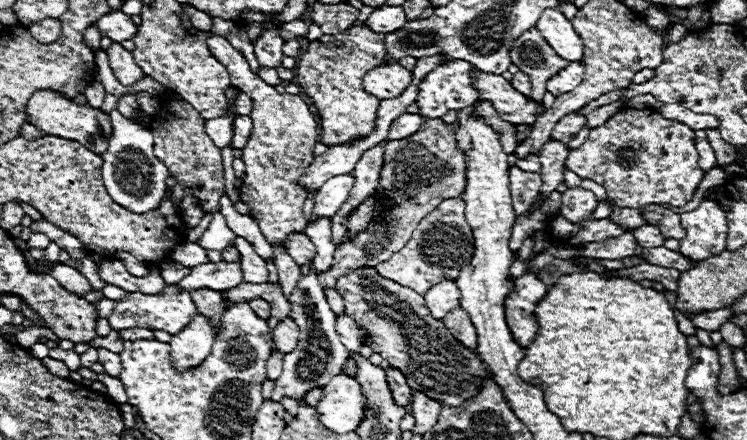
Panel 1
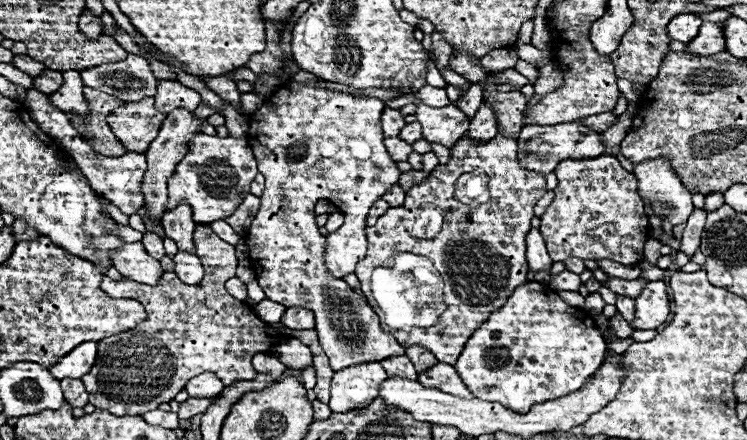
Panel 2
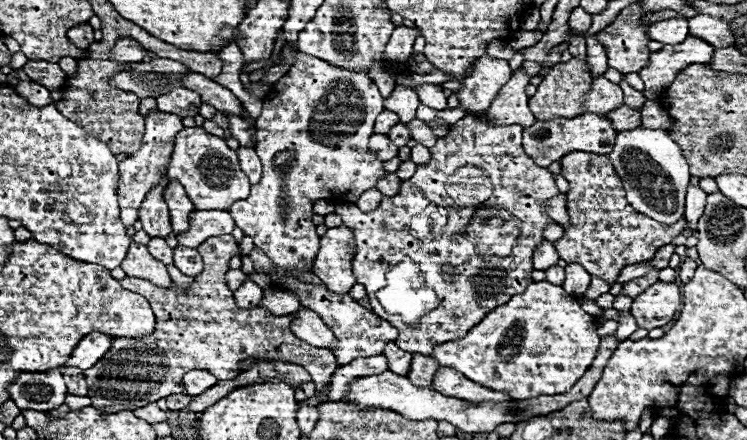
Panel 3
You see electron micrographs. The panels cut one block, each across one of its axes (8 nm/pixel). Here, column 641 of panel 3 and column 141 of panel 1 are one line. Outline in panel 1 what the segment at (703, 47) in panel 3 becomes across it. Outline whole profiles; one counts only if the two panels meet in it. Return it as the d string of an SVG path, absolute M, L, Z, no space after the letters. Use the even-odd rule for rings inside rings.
M112 44L108 50L108 60L110 60L110 68L116 76L116 80L122 84L122 86L132 86L136 80L140 80L144 74L142 70L134 64L134 58L132 58L132 52L128 52L126 48L122 48L120 44Z

